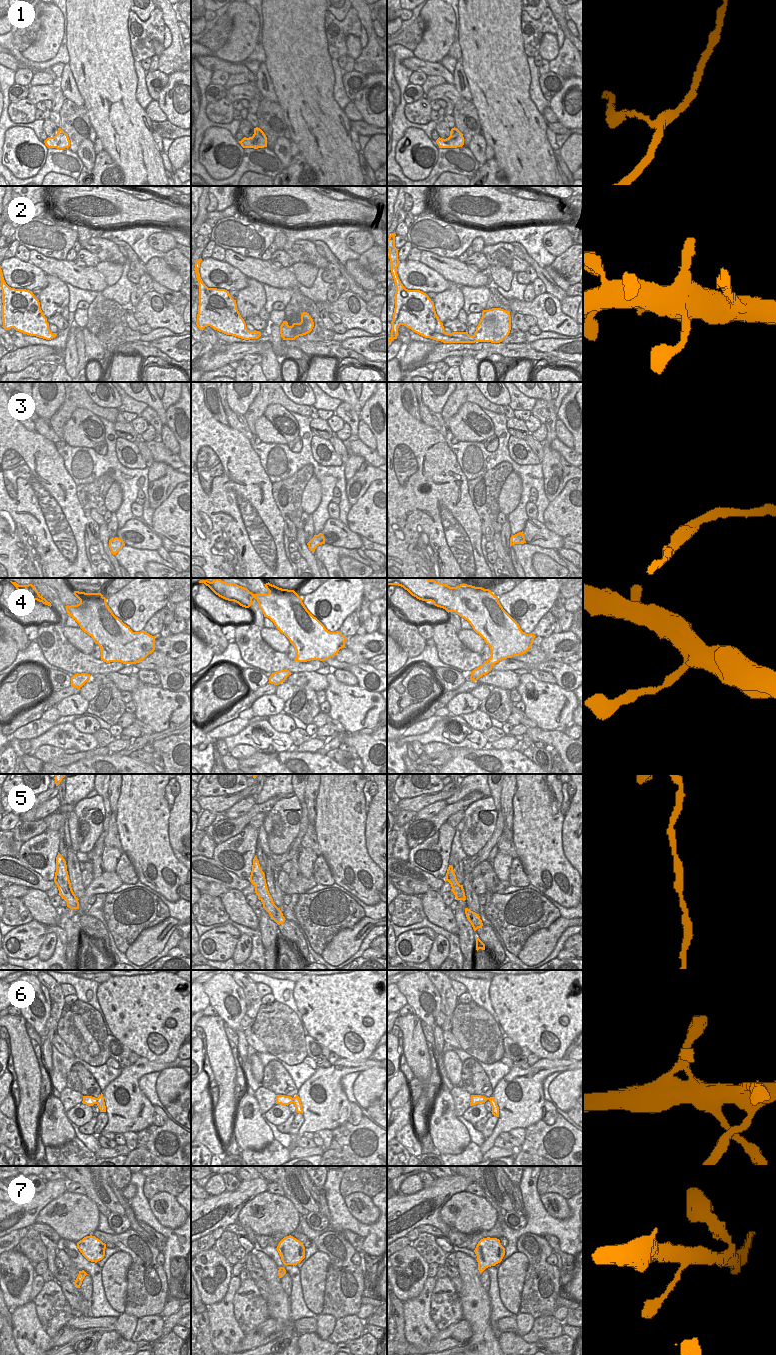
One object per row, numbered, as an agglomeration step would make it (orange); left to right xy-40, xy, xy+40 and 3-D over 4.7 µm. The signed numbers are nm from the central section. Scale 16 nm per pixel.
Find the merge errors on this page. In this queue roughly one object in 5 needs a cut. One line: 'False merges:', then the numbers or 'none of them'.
False merges: 5

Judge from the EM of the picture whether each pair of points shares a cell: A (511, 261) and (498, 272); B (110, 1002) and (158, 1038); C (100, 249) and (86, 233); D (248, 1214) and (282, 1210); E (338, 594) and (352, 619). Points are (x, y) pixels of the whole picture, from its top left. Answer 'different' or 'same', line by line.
A: different
B: same
C: different
D: same
E: different

